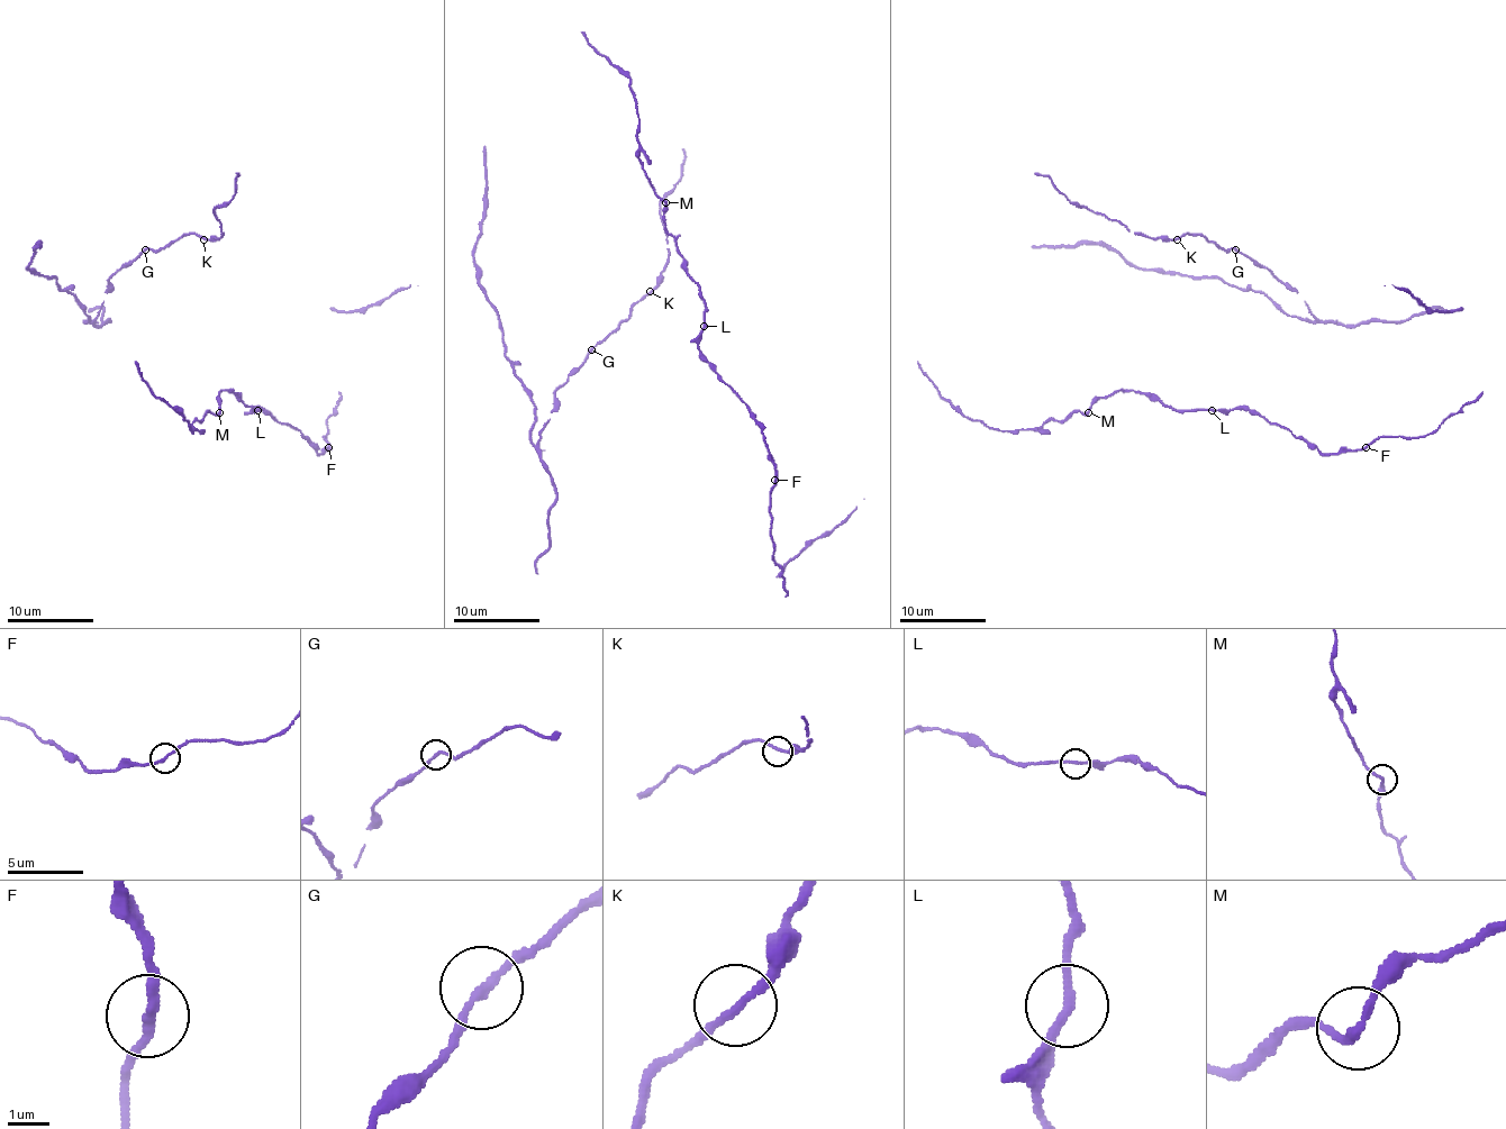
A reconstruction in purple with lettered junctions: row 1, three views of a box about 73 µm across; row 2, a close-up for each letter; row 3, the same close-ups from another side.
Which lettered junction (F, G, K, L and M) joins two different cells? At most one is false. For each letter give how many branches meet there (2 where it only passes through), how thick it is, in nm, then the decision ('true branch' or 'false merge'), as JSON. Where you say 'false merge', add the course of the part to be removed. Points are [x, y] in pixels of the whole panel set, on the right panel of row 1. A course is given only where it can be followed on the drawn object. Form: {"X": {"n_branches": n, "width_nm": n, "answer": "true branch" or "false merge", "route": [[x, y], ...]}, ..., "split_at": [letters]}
{"F": {"n_branches": 2, "width_nm": 200, "answer": "true branch"}, "G": {"n_branches": 2, "width_nm": 180, "answer": "true branch"}, "K": {"n_branches": 2, "width_nm": 180, "answer": "true branch"}, "L": {"n_branches": 2, "width_nm": 180, "answer": "true branch"}, "M": {"n_branches": 2, "width_nm": 180, "answer": "true branch"}, "split_at": []}

